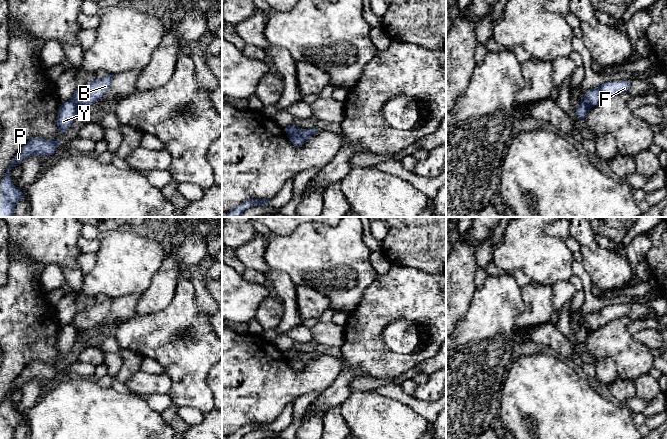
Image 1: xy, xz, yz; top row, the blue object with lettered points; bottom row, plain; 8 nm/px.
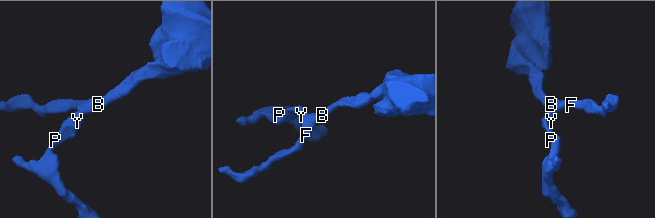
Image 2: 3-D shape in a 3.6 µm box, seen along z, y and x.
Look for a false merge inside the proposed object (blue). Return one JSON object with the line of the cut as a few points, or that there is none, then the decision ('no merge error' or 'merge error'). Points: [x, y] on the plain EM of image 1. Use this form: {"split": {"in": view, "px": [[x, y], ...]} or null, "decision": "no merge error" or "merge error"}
{"split": {"in": "xz", "px": [[299, 353], [288, 360]]}, "decision": "merge error"}

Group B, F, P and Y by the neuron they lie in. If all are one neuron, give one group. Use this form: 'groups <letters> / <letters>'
groups B F / P Y

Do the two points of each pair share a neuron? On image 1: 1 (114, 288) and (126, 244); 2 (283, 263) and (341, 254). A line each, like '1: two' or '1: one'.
1: one
2: one

